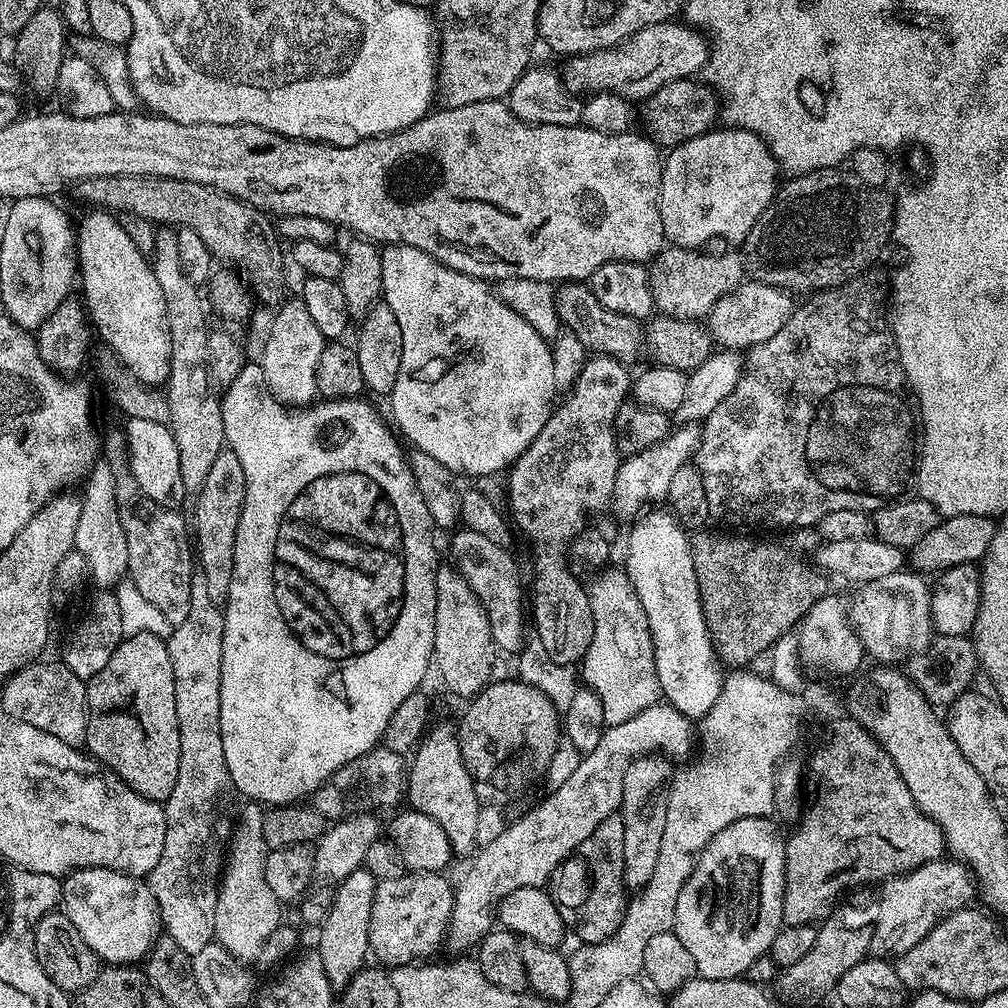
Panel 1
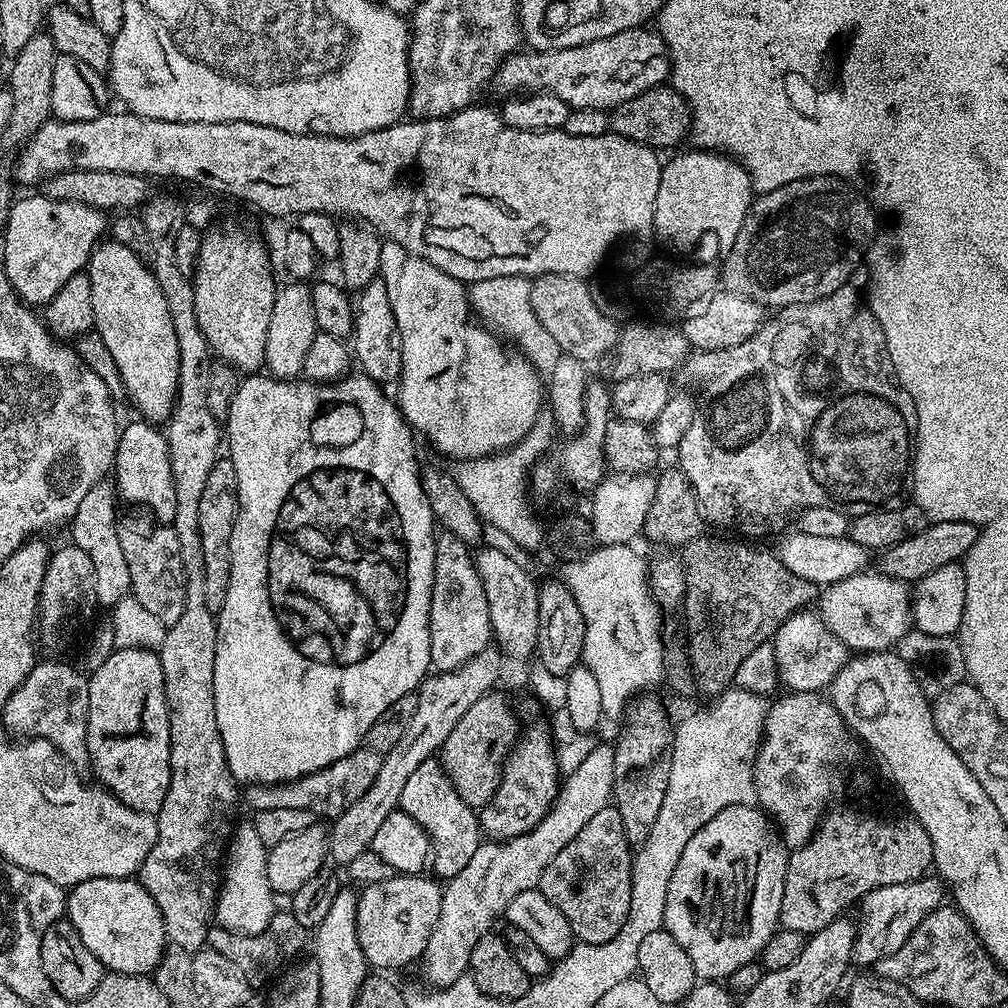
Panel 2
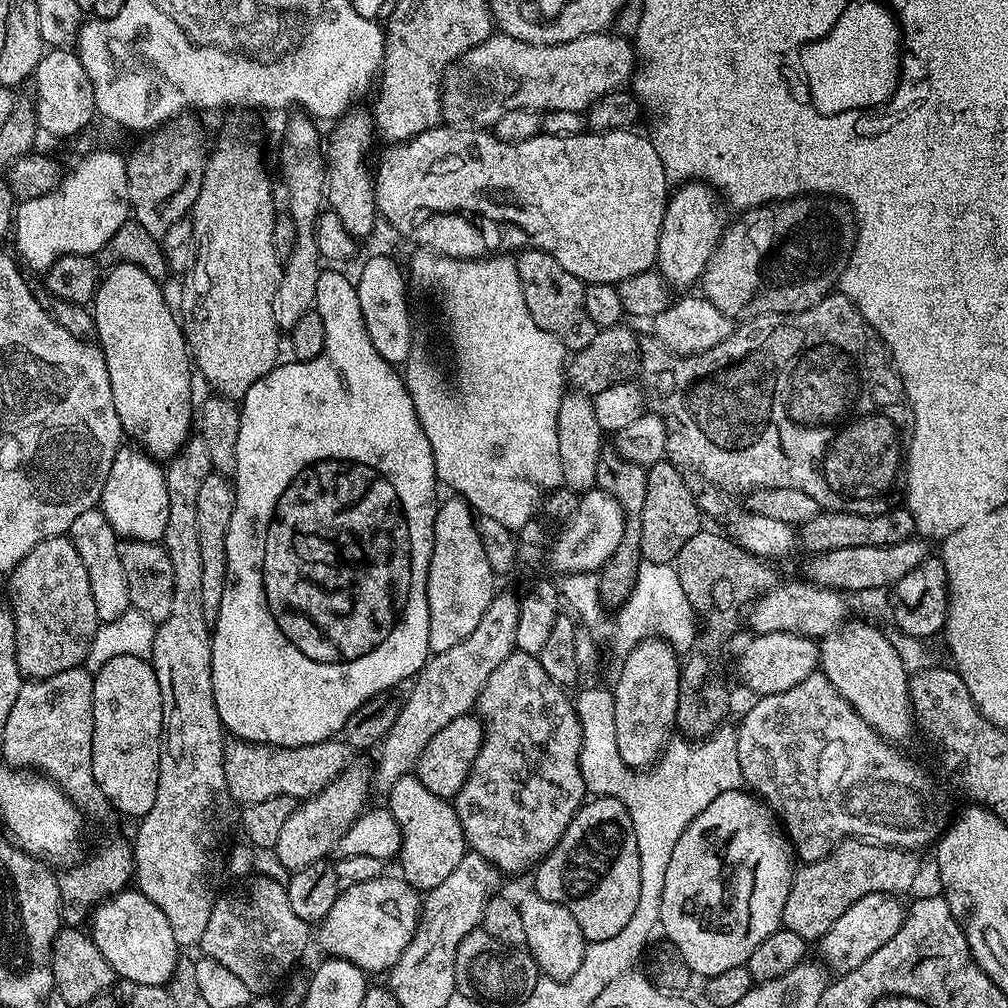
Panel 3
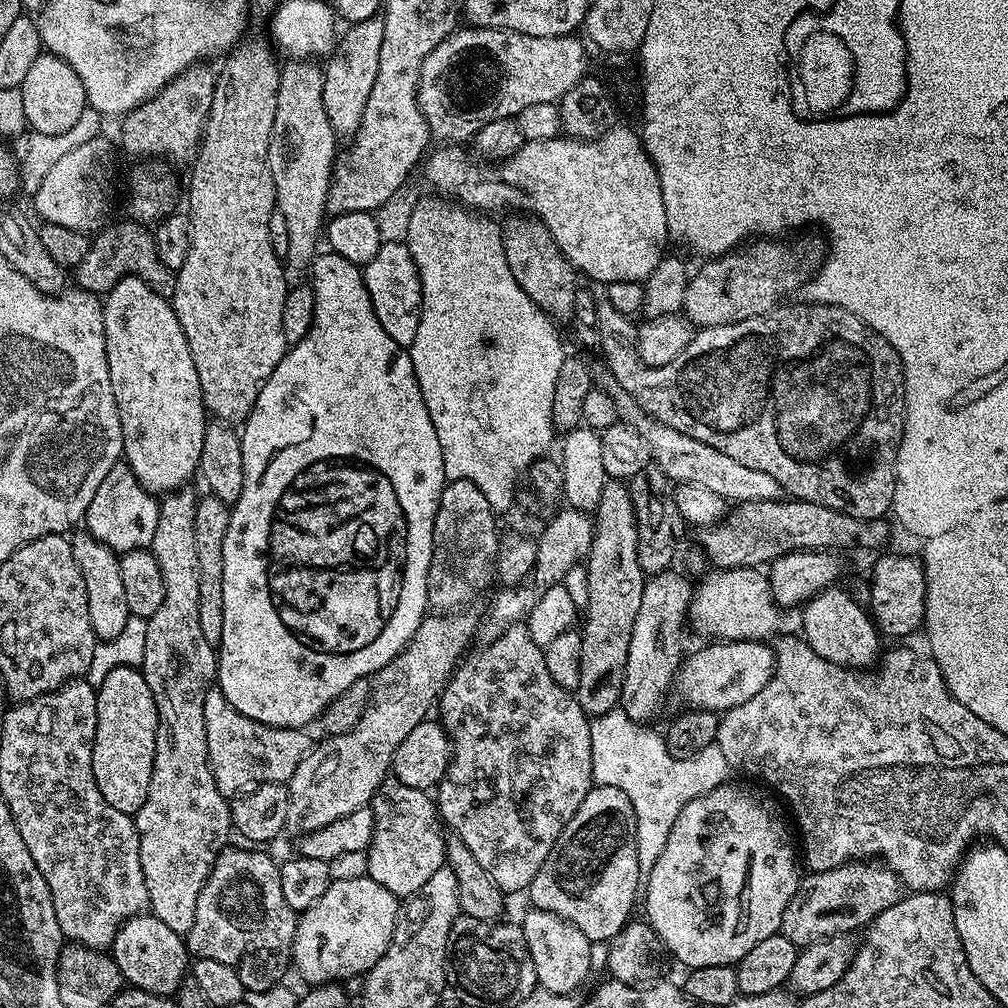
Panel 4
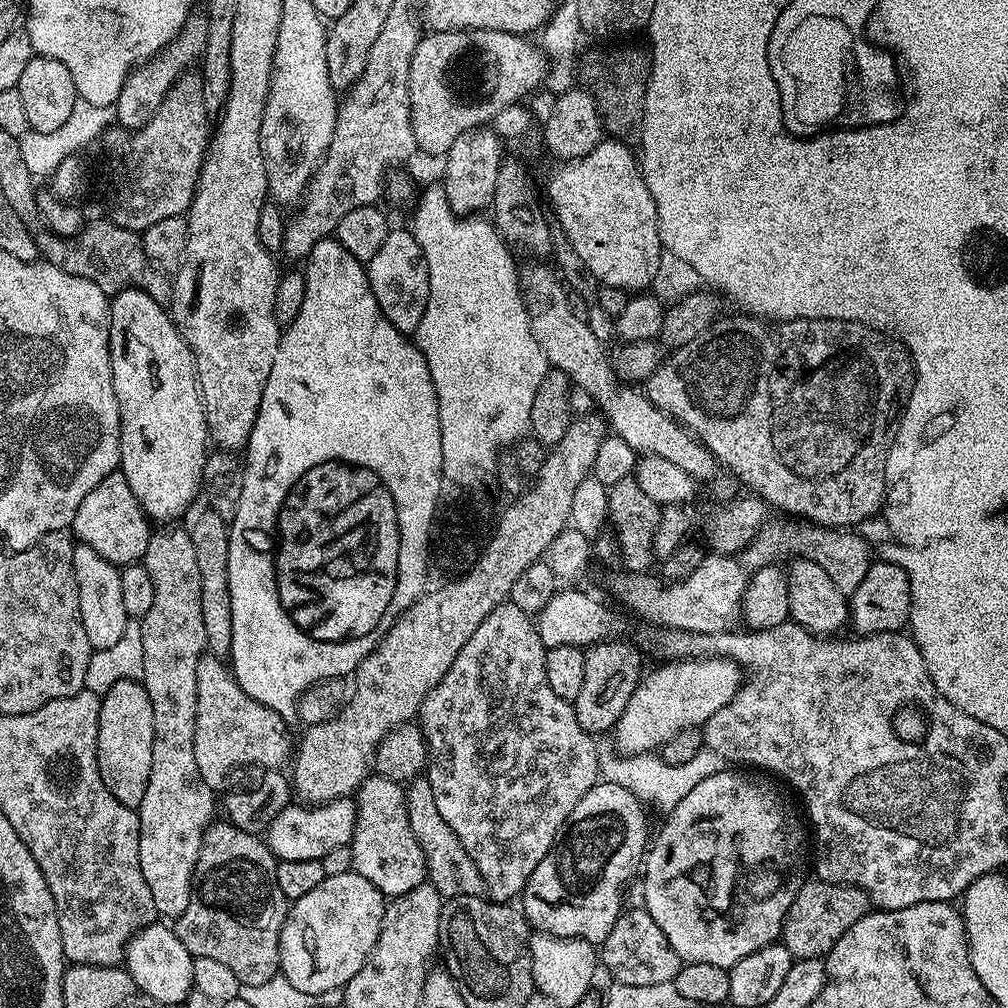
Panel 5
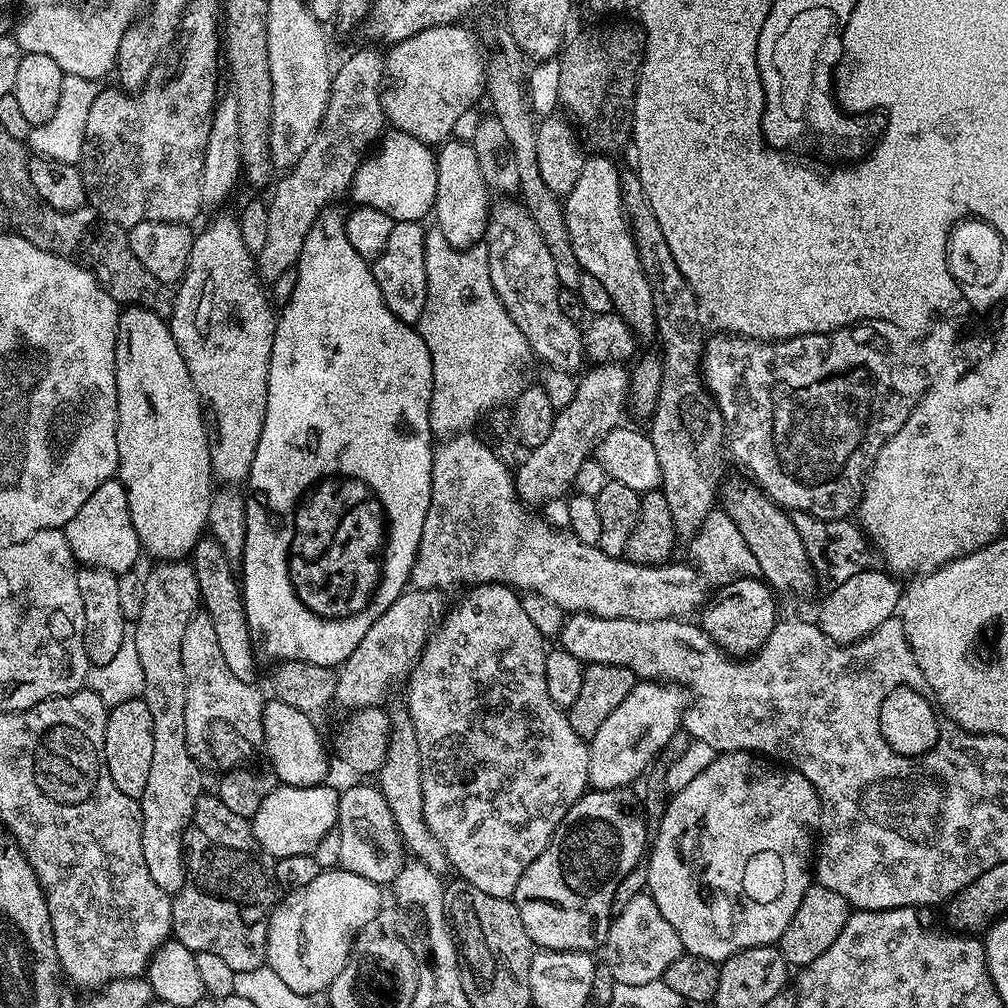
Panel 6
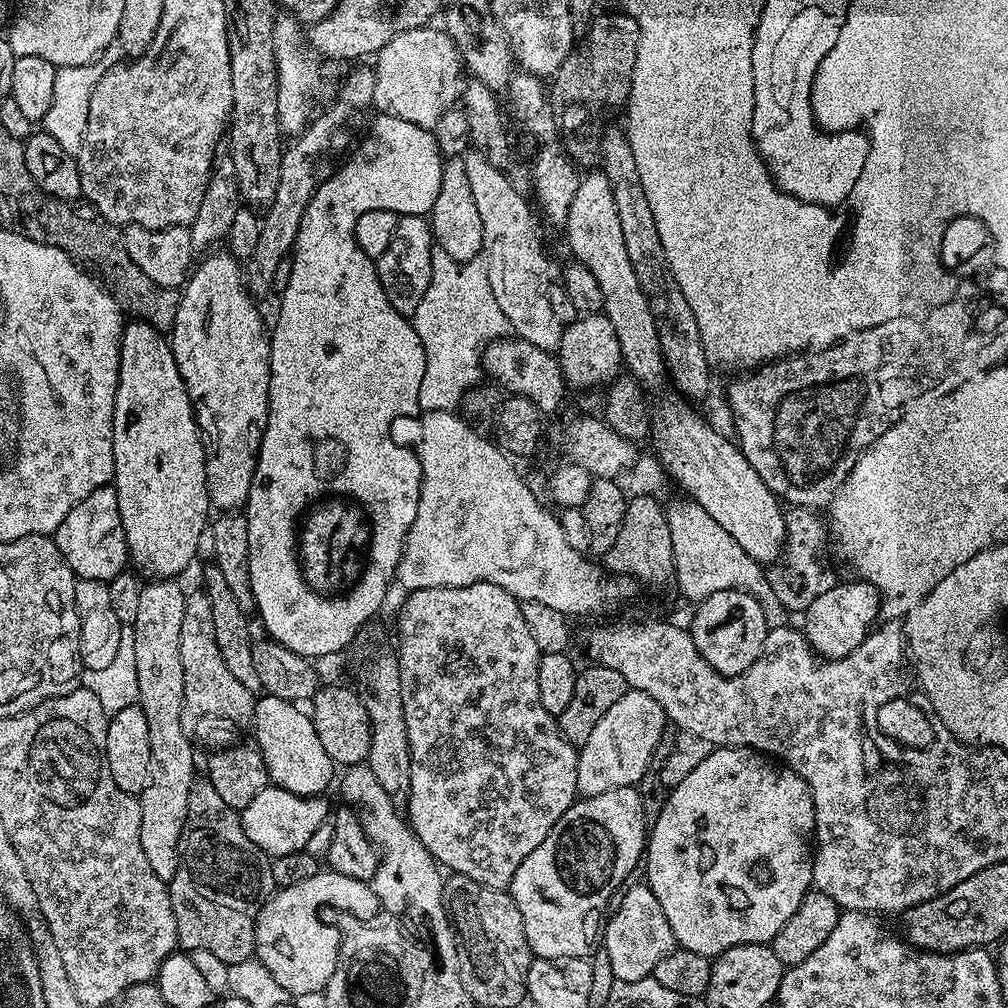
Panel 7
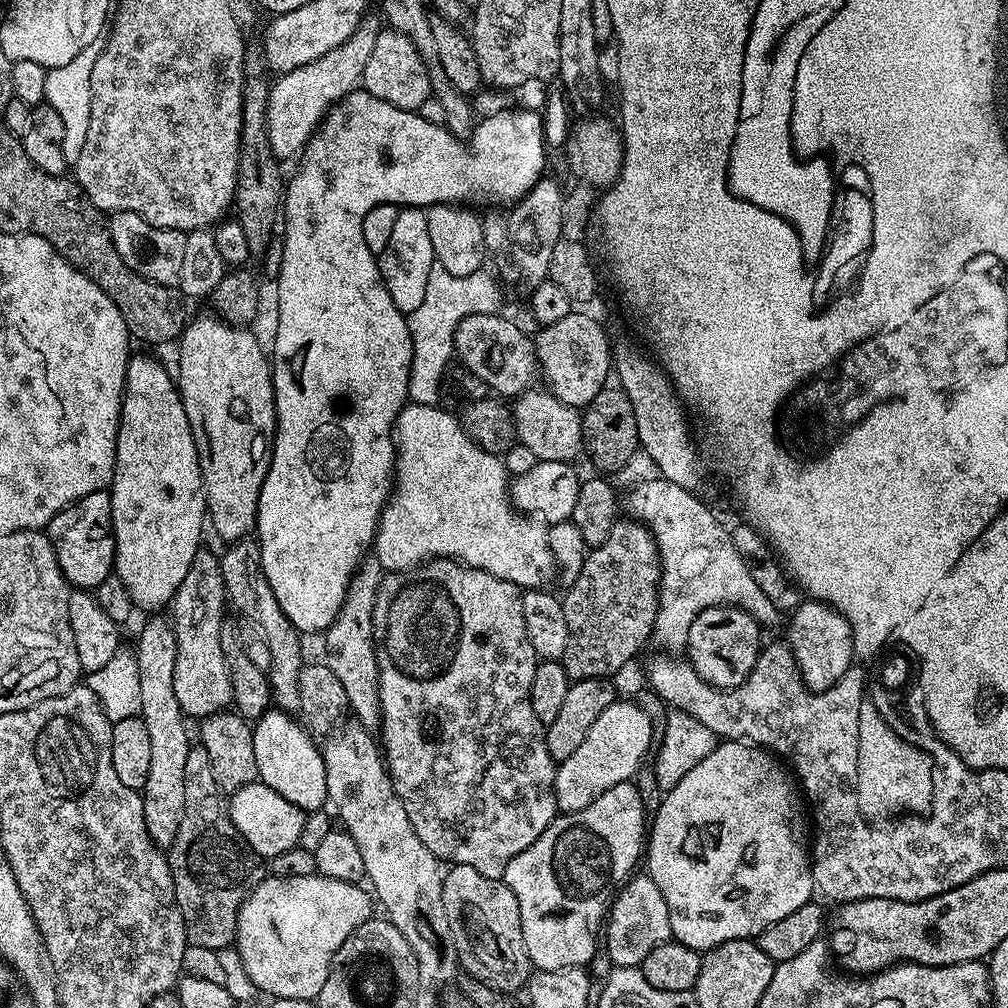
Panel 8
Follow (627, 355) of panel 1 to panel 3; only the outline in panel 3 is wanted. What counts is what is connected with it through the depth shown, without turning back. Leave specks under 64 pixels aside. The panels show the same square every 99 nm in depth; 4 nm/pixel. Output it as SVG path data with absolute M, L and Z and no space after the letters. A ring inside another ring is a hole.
M523 249L515 257L515 262L518 278L522 282L522 298L526 298L526 310L530 310L530 318L534 318L542 330L554 334L554 338L558 338L565 349L579 350L590 346L598 329L590 320L590 314L586 314L584 281L570 274L570 270L554 262L554 258L542 250Z

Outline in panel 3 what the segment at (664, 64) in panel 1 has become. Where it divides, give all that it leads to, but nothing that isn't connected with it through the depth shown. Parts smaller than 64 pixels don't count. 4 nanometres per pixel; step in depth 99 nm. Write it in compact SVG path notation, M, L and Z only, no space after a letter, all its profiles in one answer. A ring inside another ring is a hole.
M607 31L595 32L589 36L579 36L570 42L562 42L561 44L531 44L530 42L522 42L518 38L510 38L503 34L493 34L486 38L486 42L482 42L478 46L474 46L469 52L464 52L457 58L453 64L449 64L447 72L444 73L444 81L440 84L440 115L443 123L448 126L463 126L465 128L483 128L491 129L502 118L502 114L510 114L510 110L518 110L519 108L530 108L533 110L574 110L583 113L598 98L602 98L606 94L623 89L625 85L631 81L638 63L638 57L634 51L633 45L628 44L623 35L608 36Z

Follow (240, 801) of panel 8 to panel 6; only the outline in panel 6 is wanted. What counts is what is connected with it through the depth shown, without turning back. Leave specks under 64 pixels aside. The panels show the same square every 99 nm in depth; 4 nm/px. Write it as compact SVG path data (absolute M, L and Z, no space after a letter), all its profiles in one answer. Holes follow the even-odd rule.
M323 782L303 788L302 786L277 783L275 790L270 794L266 794L262 806L258 806L258 810L250 817L252 833L262 846L262 850L266 850L269 856L273 858L289 856L290 854L311 854L314 846L318 846L318 842L322 842L322 836L330 834L330 830L336 827L340 792L337 789L332 789L329 784Z

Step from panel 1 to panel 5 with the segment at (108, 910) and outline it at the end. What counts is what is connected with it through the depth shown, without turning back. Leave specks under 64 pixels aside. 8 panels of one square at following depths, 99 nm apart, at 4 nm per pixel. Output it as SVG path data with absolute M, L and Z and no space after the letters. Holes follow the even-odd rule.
M153 922L141 932L136 933L128 943L126 967L132 981L143 995L170 1006L183 1005L193 992L194 958L178 938L178 934L164 922Z

